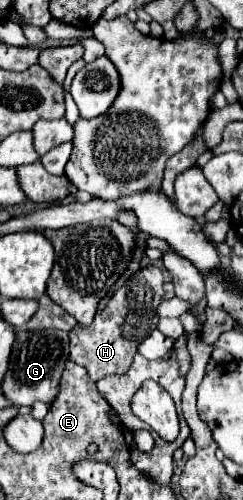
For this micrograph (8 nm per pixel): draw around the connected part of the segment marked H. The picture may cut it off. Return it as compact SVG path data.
M147 266L135 272L119 290L115 290L107 306L95 314L89 326L77 324L69 332L69 360L81 364L93 380L109 374L125 374L133 362L133 356L137 354L137 344L157 328L157 306L161 304L163 294L163 274L157 266Z

